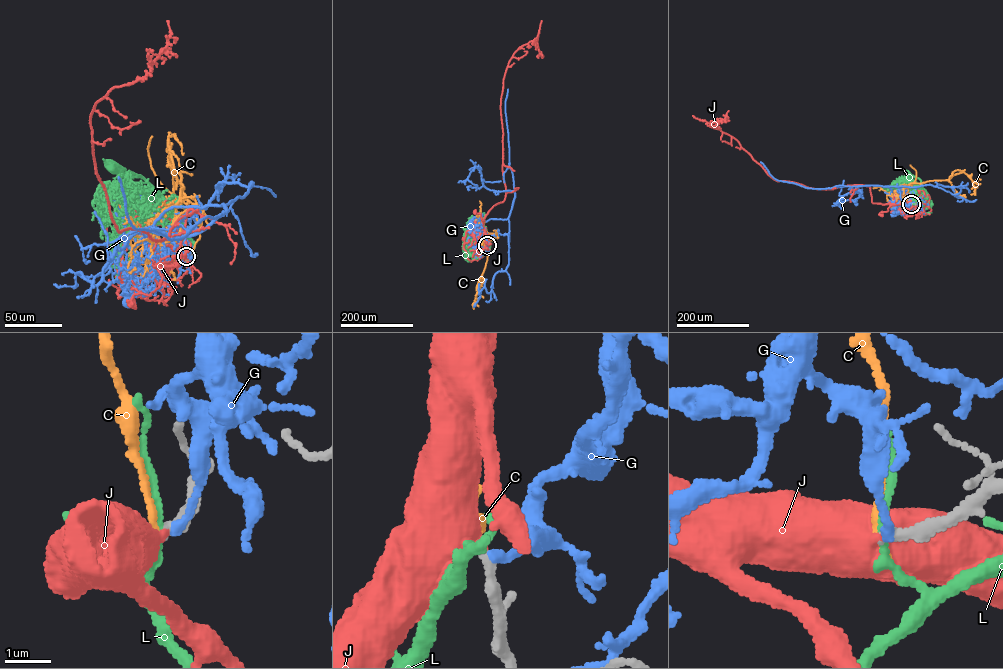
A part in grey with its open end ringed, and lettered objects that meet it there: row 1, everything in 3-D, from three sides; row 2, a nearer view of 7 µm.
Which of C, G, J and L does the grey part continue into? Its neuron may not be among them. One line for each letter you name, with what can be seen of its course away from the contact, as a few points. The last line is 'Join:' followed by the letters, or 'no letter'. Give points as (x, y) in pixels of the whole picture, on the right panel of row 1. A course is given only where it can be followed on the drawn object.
J: course (912, 204), (893, 204), (881, 214)
Join: J

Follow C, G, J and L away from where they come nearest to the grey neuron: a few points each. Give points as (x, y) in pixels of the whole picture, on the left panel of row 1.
C: (186, 256), (172, 231), (174, 205), (184, 188), (168, 140), (171, 167), (181, 190), (179, 207)
G: (187, 256), (187, 248), (177, 241), (147, 245), (124, 291), (128, 293), (123, 294), (133, 302), (128, 302)
J: (186, 256), (158, 265), (162, 276), (160, 286), (150, 295), (135, 294), (131, 304)
L: (186, 256), (191, 251), (180, 221), (137, 201), (137, 194), (159, 206), (153, 187), (111, 166)

